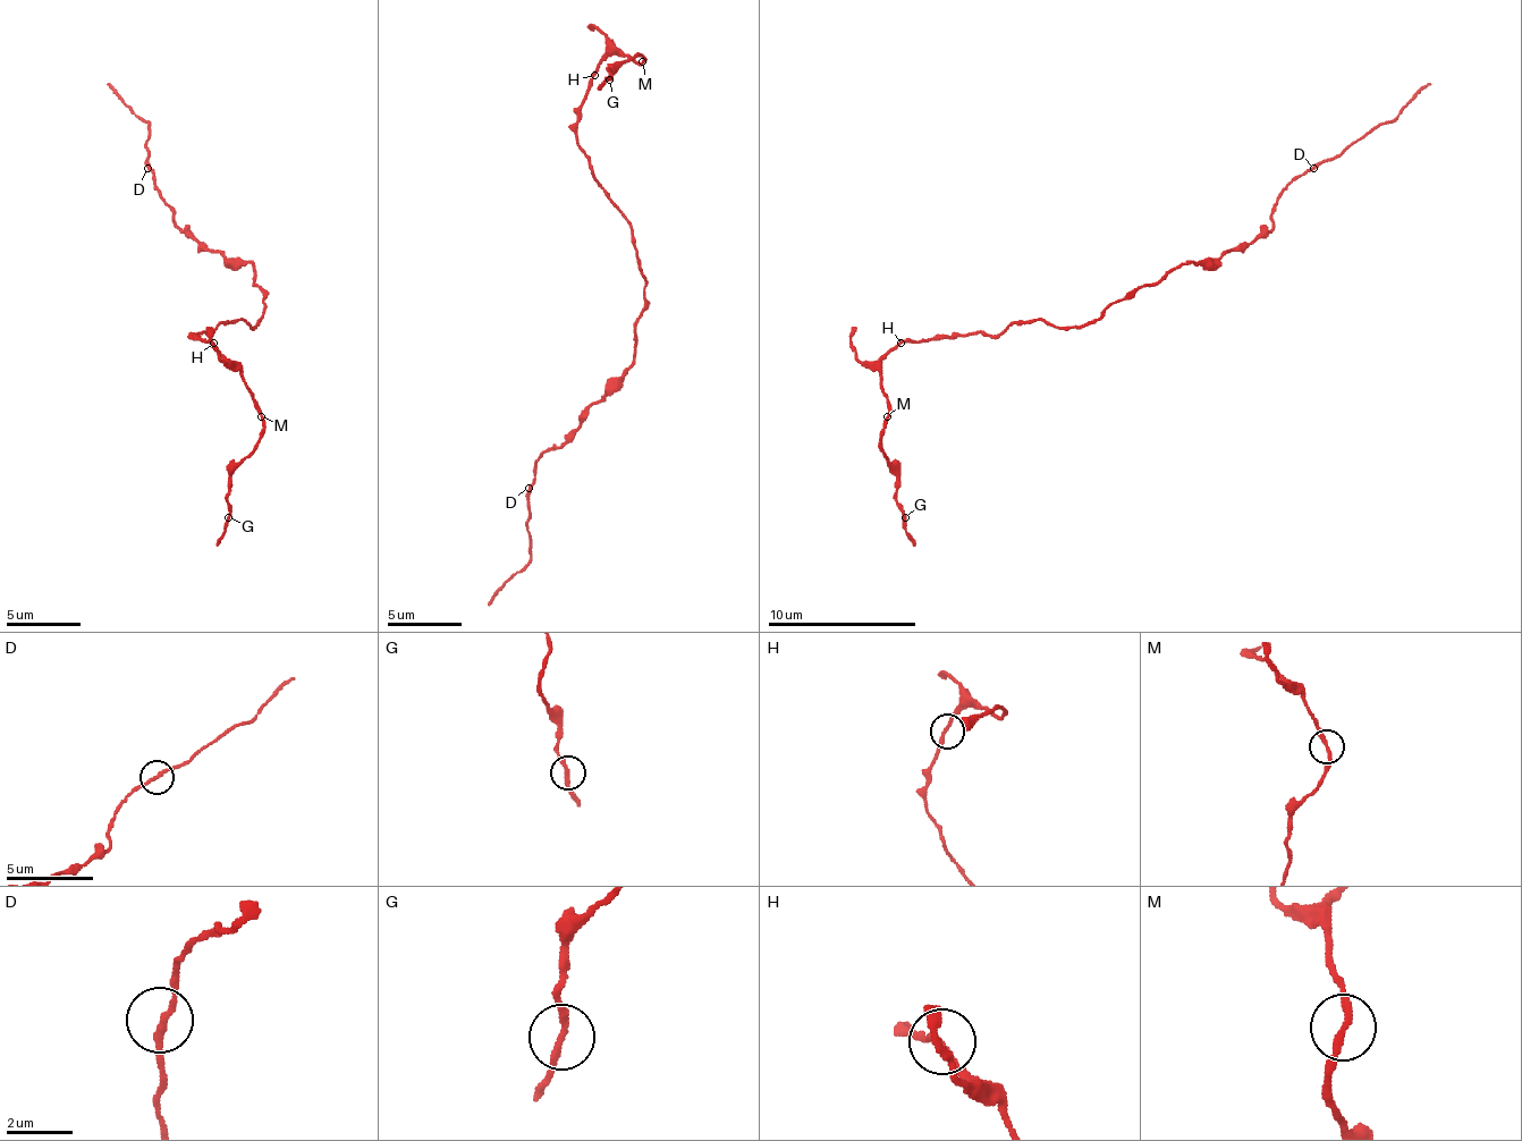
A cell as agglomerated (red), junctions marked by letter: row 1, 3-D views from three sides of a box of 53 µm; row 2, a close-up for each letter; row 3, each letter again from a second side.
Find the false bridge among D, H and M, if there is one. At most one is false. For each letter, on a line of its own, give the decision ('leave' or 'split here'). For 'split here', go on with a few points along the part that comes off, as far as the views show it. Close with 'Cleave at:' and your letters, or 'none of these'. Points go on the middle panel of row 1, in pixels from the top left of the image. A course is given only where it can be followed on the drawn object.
D: leave
H: leave
M: leave
Cleave at: none of these

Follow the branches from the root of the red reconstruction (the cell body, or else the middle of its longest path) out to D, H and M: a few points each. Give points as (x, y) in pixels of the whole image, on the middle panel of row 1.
D: (640, 269), (647, 287), (635, 317), (632, 365), (588, 410), (576, 432), (543, 454), (529, 488)
H: (640, 269), (625, 213), (591, 172), (591, 157), (576, 142), (576, 109), (594, 75)
M: (640, 269), (625, 213), (576, 142), (576, 109), (588, 79), (614, 53), (643, 60)

